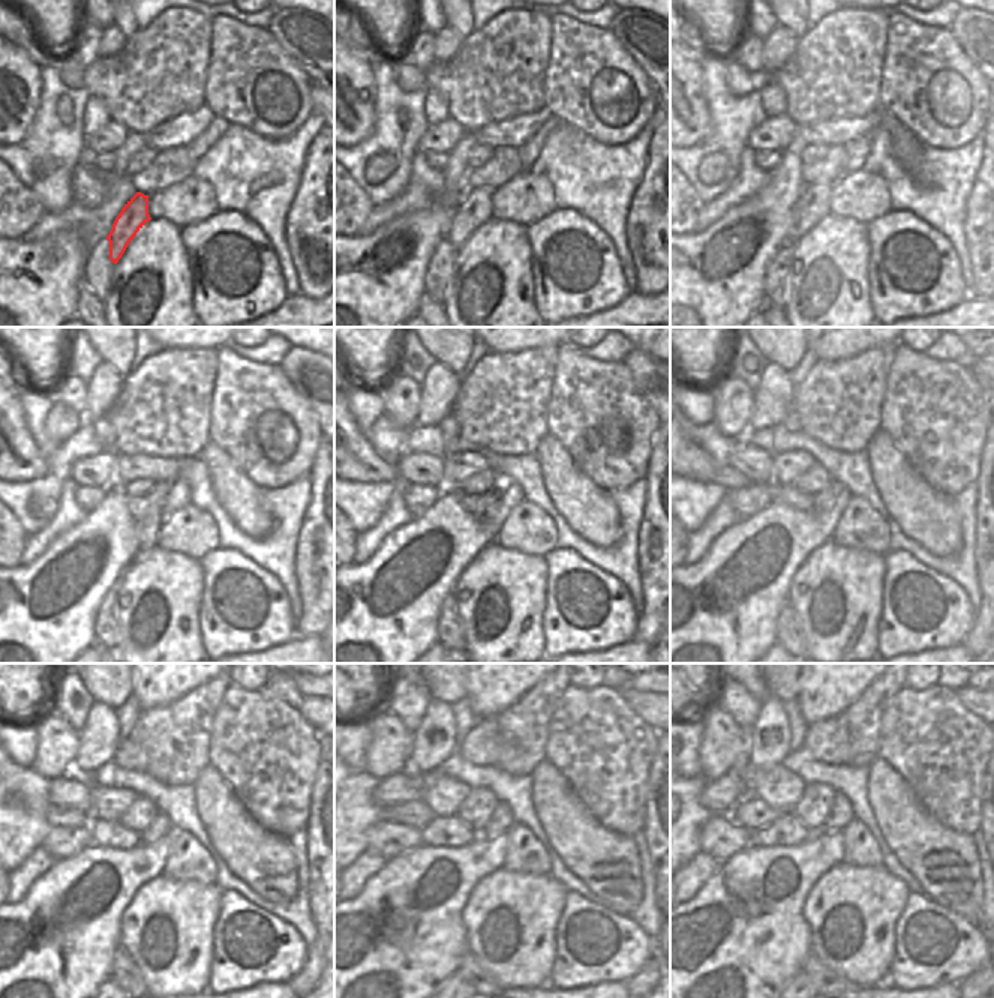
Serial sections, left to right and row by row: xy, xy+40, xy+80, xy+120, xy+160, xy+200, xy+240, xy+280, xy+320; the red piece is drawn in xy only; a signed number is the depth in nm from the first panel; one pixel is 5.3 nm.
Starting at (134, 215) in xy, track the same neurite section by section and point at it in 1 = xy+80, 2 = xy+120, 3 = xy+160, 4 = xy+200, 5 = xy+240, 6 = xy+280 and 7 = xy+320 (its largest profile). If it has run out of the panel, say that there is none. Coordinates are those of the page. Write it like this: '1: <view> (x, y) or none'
1: xy+80 (813, 204)
2: xy+120 (146, 527)
3: xy+160 (485, 515)
4: xy+200 (823, 500)
5: xy+240 (161, 824)
6: xy+280 (501, 820)
7: xy+320 (841, 814)

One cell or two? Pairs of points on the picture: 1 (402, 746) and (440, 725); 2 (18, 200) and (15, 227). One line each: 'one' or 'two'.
1: one
2: one

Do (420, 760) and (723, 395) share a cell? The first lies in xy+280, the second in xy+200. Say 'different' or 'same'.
same

